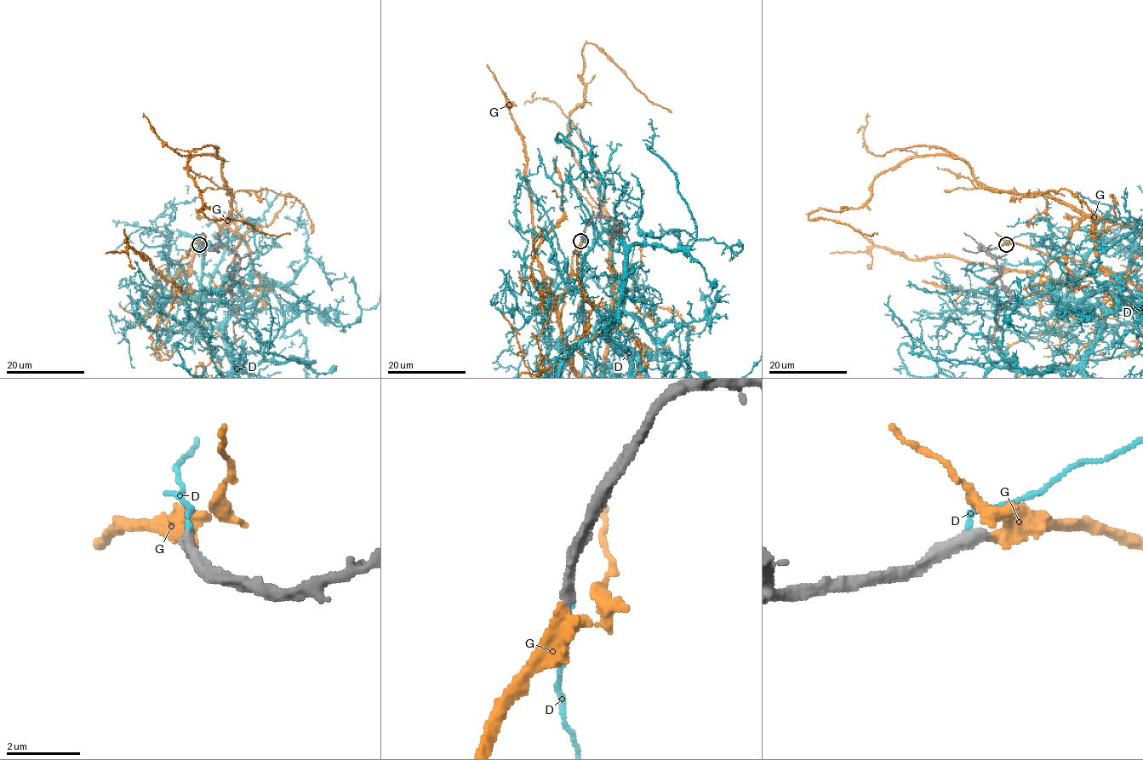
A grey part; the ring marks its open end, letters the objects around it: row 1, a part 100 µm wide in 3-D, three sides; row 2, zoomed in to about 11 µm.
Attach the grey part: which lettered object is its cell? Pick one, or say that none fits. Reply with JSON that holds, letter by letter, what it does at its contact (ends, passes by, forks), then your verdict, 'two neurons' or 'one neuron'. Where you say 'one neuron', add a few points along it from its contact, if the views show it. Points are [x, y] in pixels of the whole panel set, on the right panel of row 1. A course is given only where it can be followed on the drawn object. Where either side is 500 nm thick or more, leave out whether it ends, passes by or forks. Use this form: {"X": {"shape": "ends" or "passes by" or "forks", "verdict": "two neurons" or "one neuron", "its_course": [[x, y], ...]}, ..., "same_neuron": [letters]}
{"D": {"shape": "ends", "verdict": "two neurons"}, "G": {"shape": "passes by", "verdict": "one neuron"}, "same_neuron": ["G"]}

